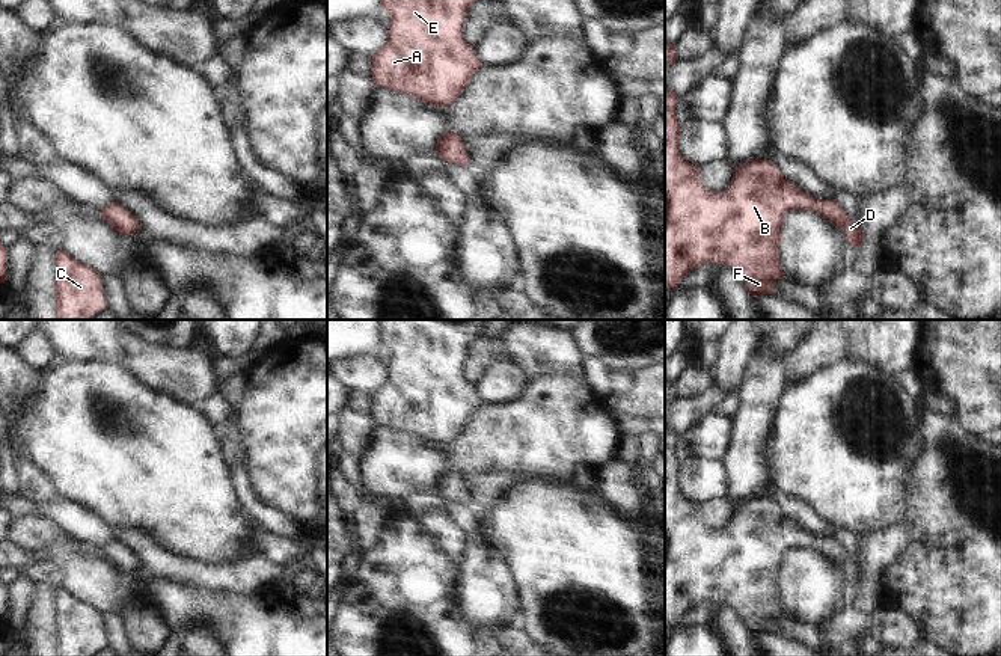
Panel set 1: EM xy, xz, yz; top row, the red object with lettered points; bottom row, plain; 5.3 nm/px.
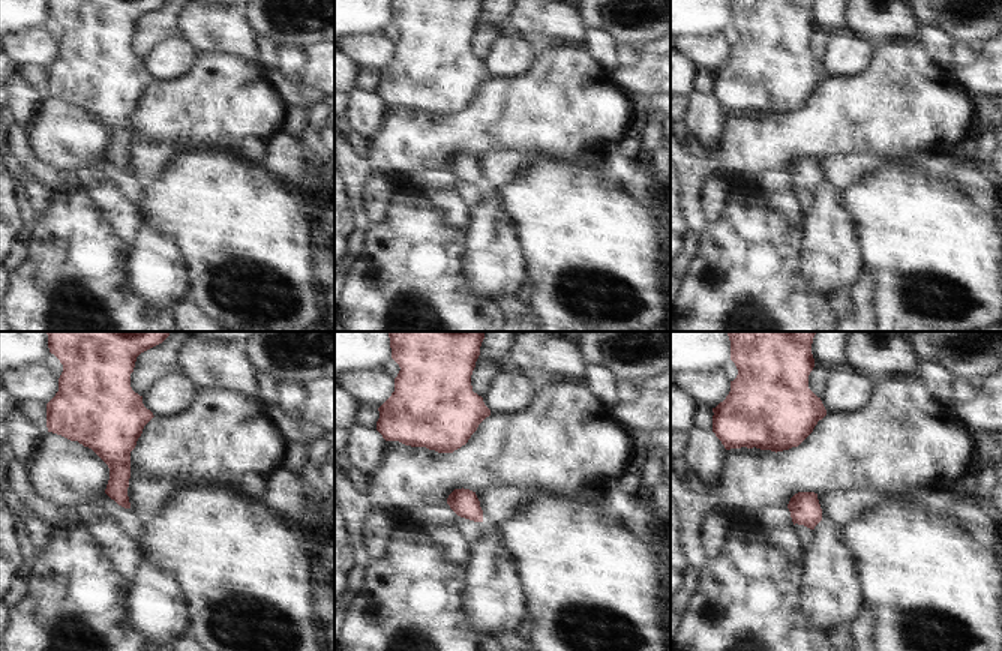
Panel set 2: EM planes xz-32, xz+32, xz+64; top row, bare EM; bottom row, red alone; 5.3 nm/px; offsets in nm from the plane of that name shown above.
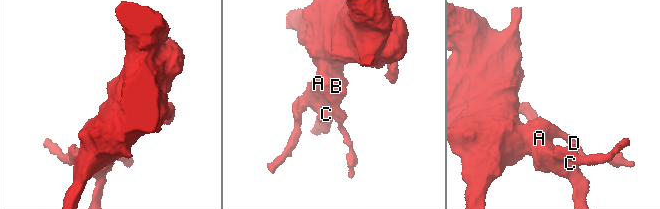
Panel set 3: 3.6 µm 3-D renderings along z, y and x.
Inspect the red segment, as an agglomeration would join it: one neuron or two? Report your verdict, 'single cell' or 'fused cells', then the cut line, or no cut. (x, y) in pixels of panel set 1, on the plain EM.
single cell; no cut

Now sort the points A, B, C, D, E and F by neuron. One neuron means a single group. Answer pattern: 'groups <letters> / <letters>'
groups A B C D E F

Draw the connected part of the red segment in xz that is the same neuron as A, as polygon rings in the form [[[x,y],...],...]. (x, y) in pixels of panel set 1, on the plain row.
[[[378,320],[380,341],[390,353],[387,377],[372,394],[372,421],[380,425],[419,436],[433,445],[454,442],[472,419],[472,413],[484,406],[482,398],[463,377],[463,362],[469,345],[484,333],[487,320]]]

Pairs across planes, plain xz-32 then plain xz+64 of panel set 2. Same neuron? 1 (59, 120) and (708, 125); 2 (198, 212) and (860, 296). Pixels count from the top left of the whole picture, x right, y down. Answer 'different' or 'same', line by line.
1: different
2: different

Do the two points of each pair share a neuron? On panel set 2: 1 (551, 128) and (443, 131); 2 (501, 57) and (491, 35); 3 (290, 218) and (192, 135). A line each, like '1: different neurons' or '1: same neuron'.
1: same neuron
2: different neurons
3: different neurons

